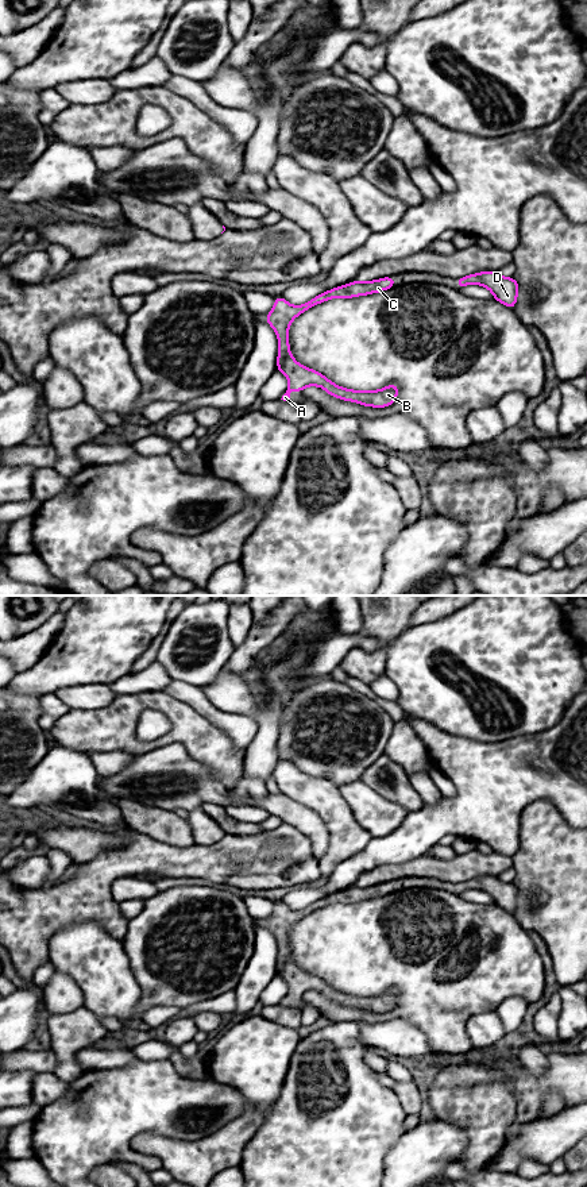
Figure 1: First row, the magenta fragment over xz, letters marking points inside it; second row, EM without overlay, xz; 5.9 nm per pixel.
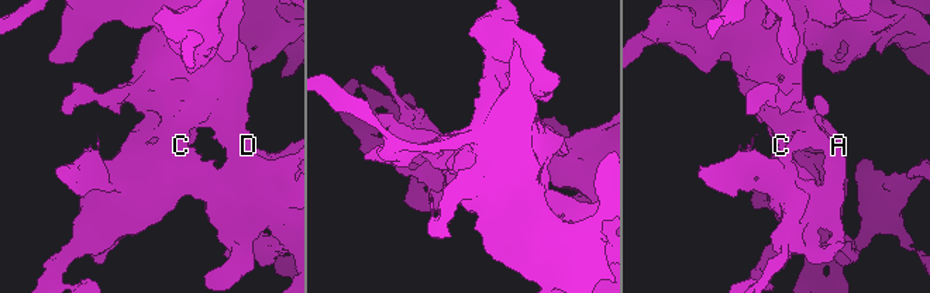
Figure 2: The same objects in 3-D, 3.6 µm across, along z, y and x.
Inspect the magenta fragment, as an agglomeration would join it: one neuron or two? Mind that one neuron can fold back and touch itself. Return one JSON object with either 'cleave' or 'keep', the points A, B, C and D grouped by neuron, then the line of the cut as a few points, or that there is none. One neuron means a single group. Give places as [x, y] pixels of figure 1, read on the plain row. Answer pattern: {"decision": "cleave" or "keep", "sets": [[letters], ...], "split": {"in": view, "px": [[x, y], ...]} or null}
{"decision": "keep", "sets": [["A", "B", "C", "D"]], "split": null}

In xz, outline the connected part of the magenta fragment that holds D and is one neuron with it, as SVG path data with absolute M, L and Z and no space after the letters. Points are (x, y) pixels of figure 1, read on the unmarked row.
M479 876L456 886L457 894L466 890L482 890L487 893L493 898L494 905L510 914L517 909L520 890L513 882L502 882L498 876Z

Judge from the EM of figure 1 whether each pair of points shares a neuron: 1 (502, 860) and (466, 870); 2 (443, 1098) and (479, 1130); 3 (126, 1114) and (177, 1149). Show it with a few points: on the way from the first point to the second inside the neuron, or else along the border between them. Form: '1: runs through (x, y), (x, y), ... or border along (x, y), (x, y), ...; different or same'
1: runs through (493, 864), (475, 864); same
2: runs through (458, 1095), (470, 1095), (479, 1105), (479, 1116); same
3: border along (182, 1139), (141, 1133), (134, 1140), (132, 1147); different

